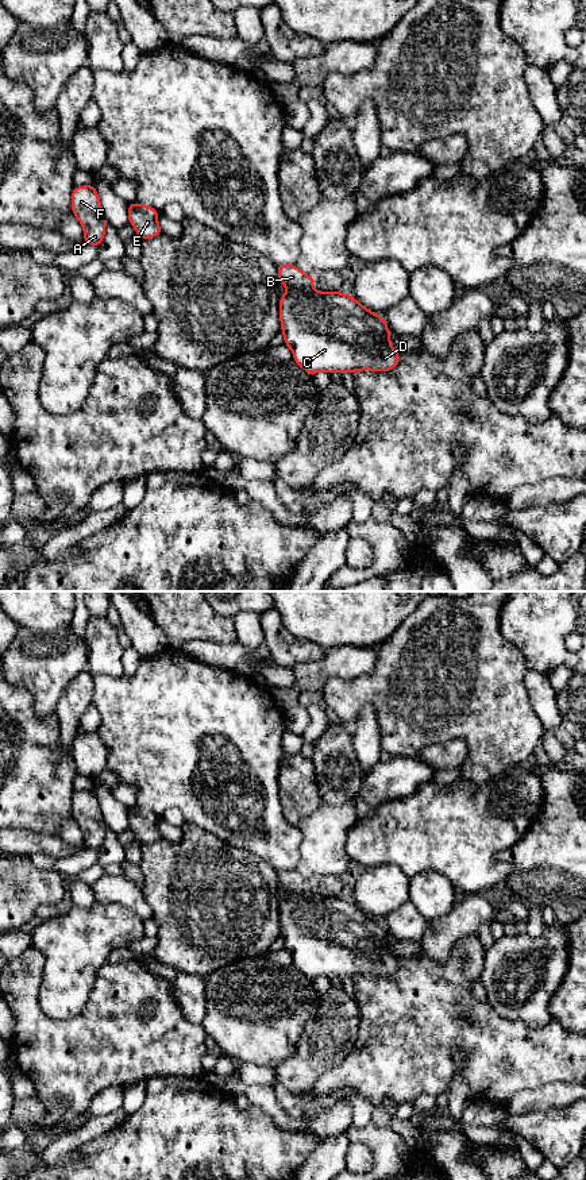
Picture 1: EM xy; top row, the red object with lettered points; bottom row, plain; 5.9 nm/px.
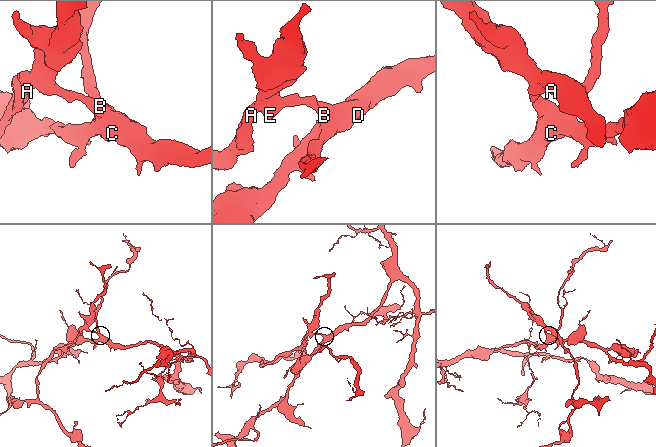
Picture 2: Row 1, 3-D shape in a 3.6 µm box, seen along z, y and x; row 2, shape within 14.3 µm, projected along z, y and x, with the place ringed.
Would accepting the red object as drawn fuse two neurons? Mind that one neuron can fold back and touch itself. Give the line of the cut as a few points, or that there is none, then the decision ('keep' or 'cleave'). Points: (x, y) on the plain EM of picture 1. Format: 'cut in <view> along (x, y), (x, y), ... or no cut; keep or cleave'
cut in xy along (311, 891), (288, 897); cleave

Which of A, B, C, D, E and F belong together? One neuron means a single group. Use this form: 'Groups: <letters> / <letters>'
Groups: A B E F / C D

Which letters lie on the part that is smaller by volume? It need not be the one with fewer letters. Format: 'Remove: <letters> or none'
Remove: A, B, E, F

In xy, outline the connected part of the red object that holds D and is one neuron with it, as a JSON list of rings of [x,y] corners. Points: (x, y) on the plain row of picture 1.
[[[302,894],[279,902],[284,948],[308,979],[389,976],[400,967],[385,923],[342,896]]]

